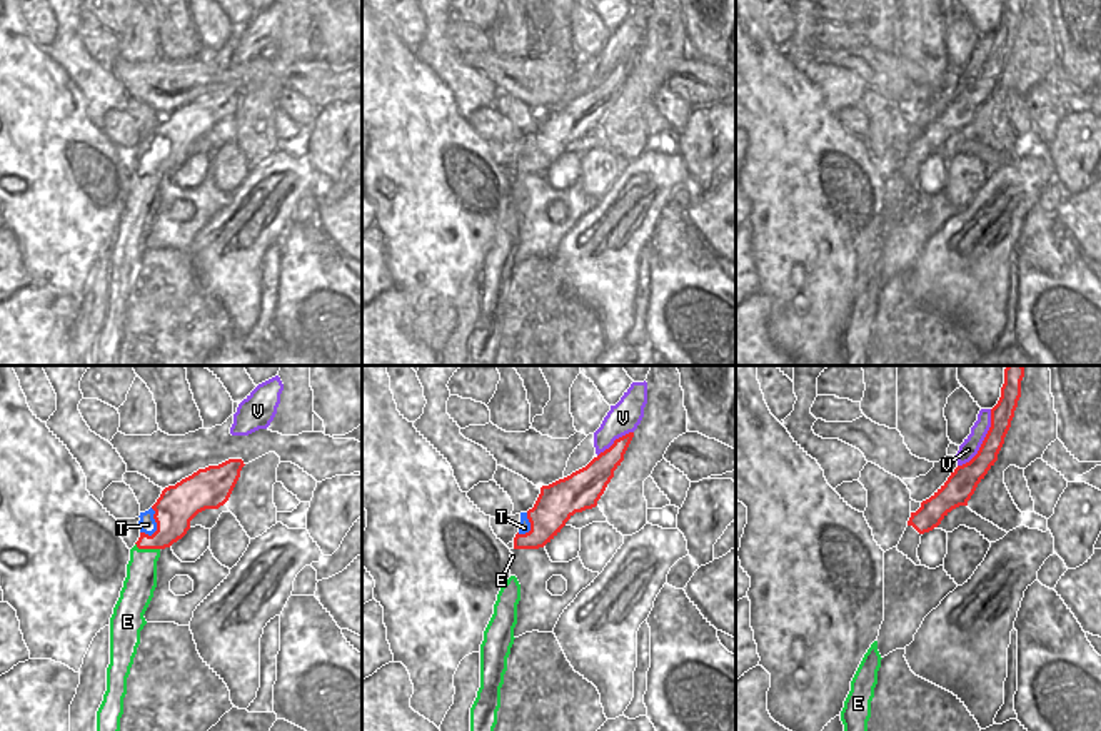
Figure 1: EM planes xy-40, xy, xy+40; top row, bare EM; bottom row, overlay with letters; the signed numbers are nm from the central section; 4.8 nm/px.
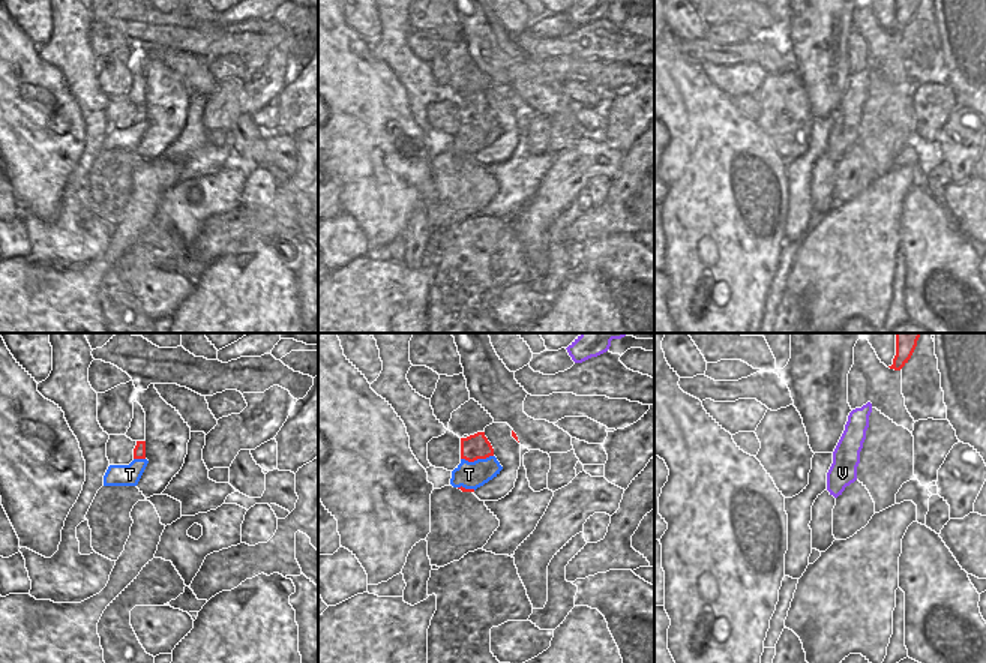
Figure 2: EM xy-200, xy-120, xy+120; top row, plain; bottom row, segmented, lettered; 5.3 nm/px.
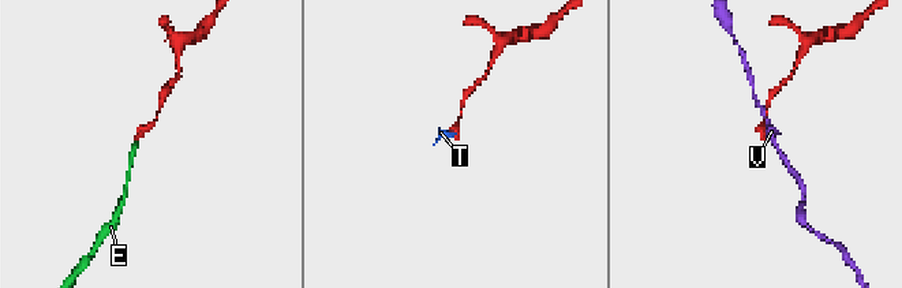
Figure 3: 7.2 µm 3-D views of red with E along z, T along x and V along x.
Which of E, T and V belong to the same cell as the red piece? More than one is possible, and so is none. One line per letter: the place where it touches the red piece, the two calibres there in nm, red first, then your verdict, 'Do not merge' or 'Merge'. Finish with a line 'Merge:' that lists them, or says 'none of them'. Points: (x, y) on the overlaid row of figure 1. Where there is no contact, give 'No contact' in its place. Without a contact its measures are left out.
E: Touches red at xy-40 (147, 548). Thickness 190 nm (red) against 150 nm. Merge
T: Touches red at xy-40 (155, 521). Thickness 190 nm (red) against 90 nm. Do not merge
V: Touches red at xy+40 (983, 441). Thickness 140 nm (red) against 90 nm. Do not merge
Merge: E

